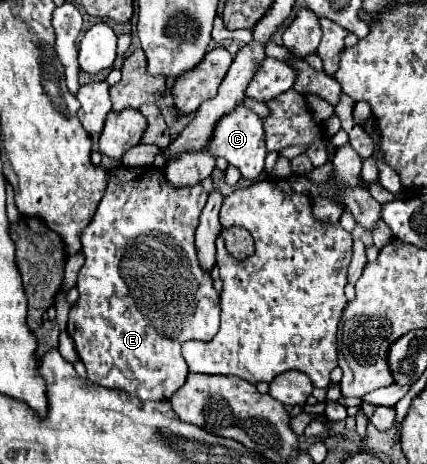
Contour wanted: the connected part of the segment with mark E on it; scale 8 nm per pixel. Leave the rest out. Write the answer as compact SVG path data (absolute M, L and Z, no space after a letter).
M153 165L109 171L107 191L93 221L81 233L85 265L77 277L79 301L71 307L67 323L67 333L93 383L127 391L141 401L167 401L189 375L181 355L183 343L191 339L209 343L219 331L219 295L211 275L201 271L195 249L195 229L205 201L207 193L201 185L175 189Z

